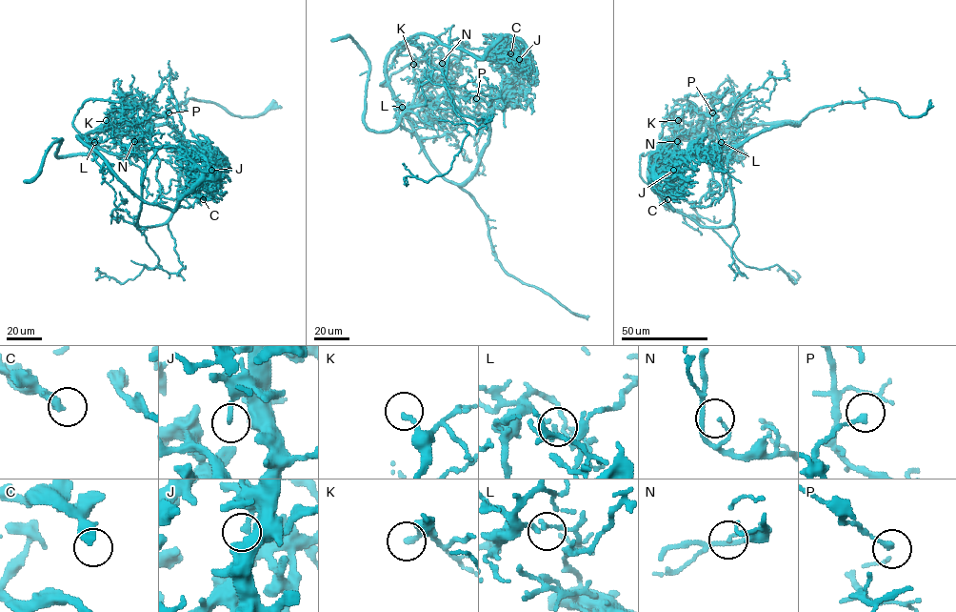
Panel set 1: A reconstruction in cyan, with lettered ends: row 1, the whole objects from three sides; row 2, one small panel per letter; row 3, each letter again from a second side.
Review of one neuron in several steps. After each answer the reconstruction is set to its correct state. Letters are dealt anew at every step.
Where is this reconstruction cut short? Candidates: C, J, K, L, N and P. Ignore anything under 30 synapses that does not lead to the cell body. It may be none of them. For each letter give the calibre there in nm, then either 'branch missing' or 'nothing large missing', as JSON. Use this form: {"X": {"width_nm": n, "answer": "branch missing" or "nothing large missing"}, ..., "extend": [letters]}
{"C": {"width_nm": 400, "answer": "nothing large missing"}, "J": {"width_nm": 190, "answer": "nothing large missing"}, "K": {"width_nm": 180, "answer": "nothing large missing"}, "L": {"width_nm": 140, "answer": "nothing large missing"}, "N": {"width_nm": 110, "answer": "nothing large missing"}, "P": {"width_nm": 170, "answer": "nothing large missing"}, "extend": []}

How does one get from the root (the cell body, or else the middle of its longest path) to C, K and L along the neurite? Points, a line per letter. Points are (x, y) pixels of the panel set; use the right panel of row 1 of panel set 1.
C: (735, 149), (722, 165), (687, 154), (674, 166), (649, 168), (650, 179), (667, 199)
K: (735, 149), (772, 128), (798, 124), (720, 128), (707, 123), (689, 131), (680, 130), (678, 120)
L: (735, 149), (746, 139), (772, 128), (798, 124), (754, 124), (732, 146), (721, 142)

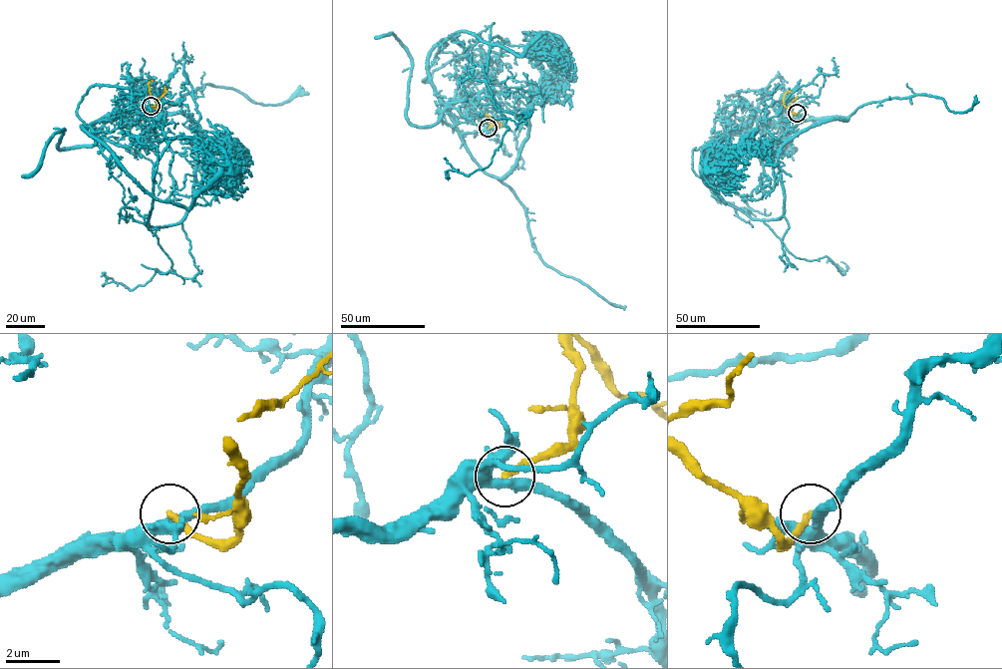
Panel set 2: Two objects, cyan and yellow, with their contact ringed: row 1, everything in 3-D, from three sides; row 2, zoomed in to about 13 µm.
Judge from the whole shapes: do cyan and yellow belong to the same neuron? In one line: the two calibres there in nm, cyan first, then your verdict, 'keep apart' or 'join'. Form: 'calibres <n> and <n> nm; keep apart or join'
calibres 360 and 260 nm; keep apart

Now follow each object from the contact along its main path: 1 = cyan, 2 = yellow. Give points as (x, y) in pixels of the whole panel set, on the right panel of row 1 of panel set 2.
1: (797, 113), (802, 121), (722, 133), (702, 155), (701, 174), (797, 257), (828, 257), (842, 274), (840, 261)
2: (797, 113), (783, 104), (784, 94), (791, 91)

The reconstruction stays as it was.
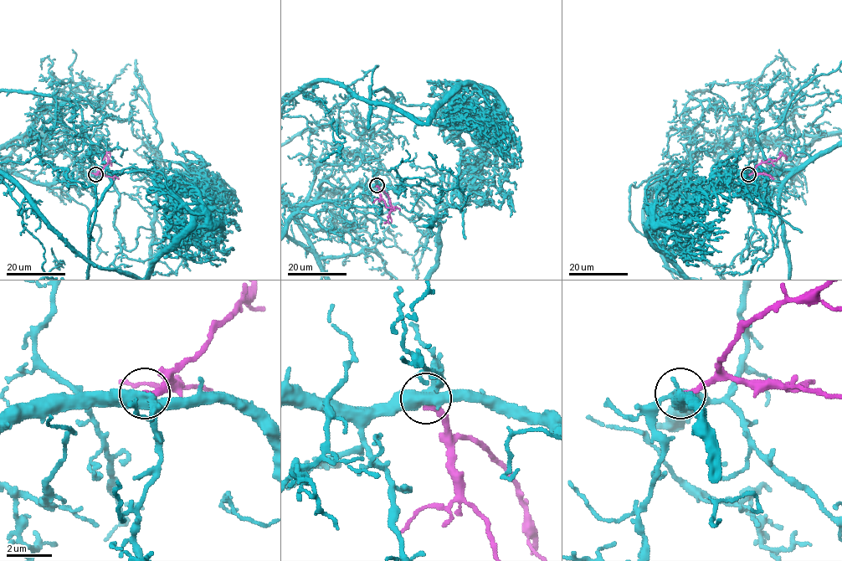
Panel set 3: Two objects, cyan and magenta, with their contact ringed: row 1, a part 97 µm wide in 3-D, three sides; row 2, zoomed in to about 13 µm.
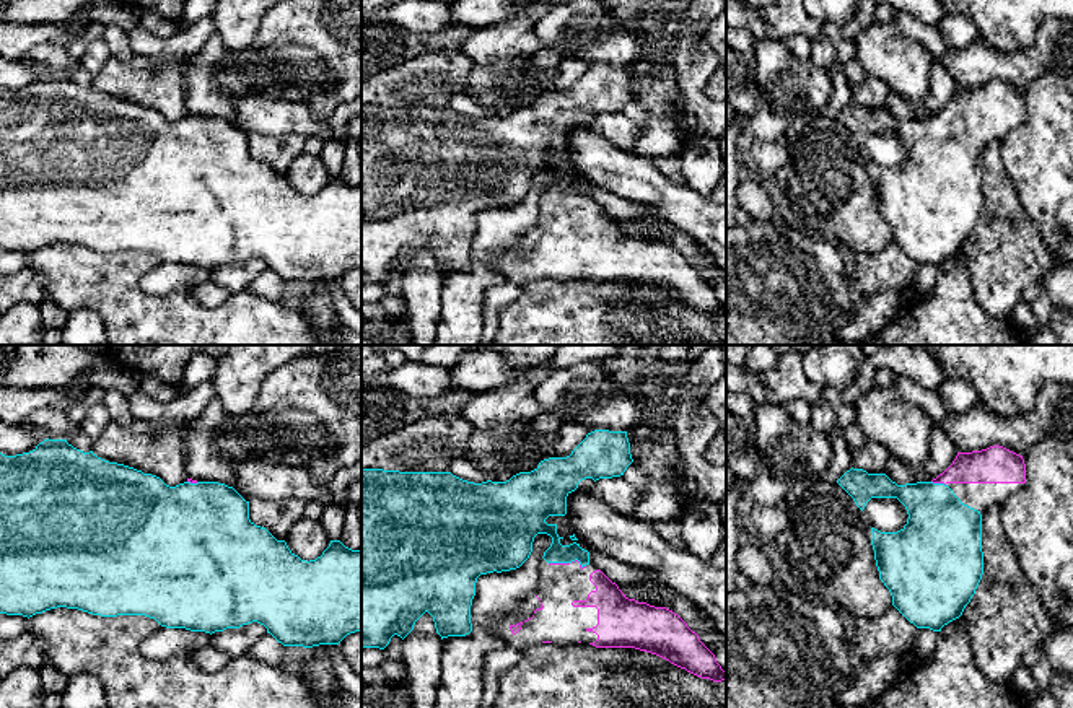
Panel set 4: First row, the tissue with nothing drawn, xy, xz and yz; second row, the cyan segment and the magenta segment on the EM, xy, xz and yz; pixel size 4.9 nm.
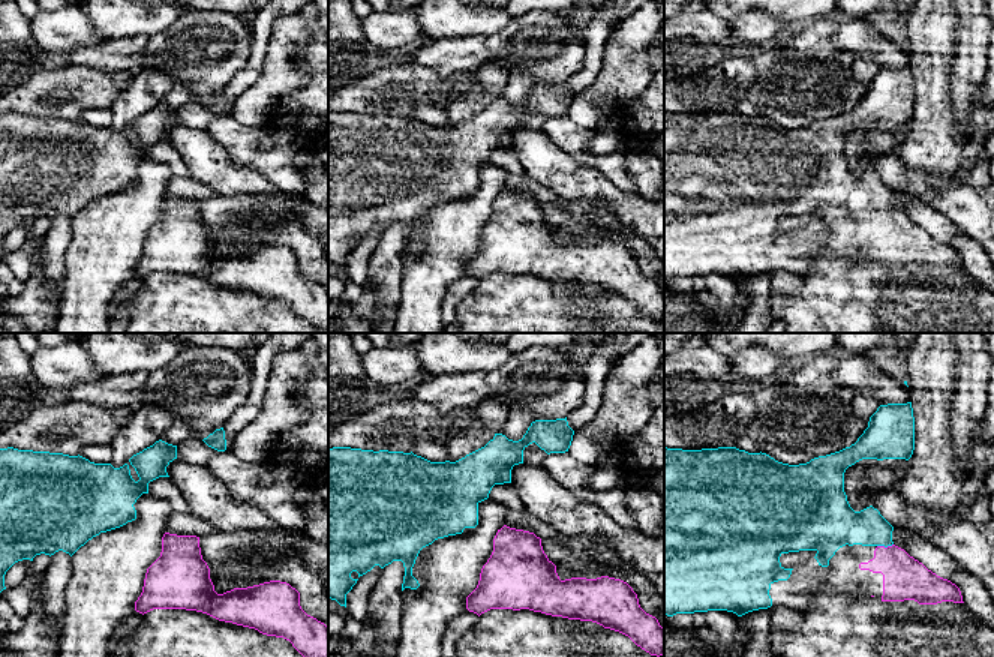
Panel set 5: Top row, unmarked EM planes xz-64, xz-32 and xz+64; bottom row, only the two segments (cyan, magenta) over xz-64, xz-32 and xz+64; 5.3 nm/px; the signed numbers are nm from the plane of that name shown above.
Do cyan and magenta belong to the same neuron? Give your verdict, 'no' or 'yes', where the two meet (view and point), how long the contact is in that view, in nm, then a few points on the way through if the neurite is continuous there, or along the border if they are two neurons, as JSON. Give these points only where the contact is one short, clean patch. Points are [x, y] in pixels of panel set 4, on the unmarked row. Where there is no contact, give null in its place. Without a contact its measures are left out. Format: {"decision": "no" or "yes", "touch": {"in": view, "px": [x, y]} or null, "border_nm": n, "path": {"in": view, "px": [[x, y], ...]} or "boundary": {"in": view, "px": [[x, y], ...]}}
{"decision": "yes", "touch": {"in": "yz", "px": [938, 119]}, "border_nm": 80, "path": {"in": "yz", "px": [[941, 170], [938, 119], [967, 103], [985, 101]]}}

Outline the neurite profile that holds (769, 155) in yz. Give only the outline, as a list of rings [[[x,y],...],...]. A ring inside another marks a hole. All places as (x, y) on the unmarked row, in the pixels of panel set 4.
[[[754,135],[751,155],[762,176],[773,176],[790,160],[785,137],[767,140]]]

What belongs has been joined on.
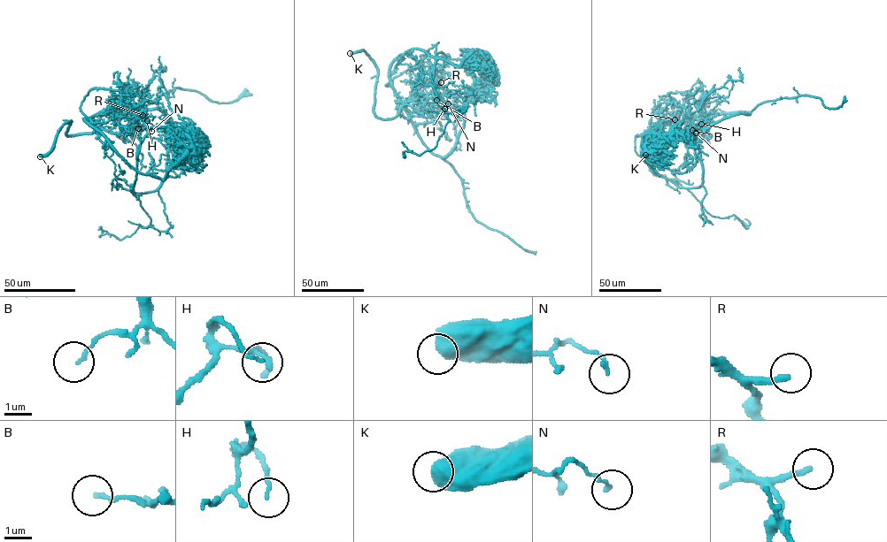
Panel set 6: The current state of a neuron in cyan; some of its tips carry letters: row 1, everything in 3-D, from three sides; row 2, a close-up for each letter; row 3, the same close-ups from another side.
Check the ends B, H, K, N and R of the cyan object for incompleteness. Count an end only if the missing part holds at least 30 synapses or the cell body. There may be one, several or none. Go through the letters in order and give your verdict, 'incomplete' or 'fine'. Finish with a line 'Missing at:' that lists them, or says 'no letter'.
B: fine
H: fine
K: incomplete
N: fine
R: incomplete
Missing at: K, R

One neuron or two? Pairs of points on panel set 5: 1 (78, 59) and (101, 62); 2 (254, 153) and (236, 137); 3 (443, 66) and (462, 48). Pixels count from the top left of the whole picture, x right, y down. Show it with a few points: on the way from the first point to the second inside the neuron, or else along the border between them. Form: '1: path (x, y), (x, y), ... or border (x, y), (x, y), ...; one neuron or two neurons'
1: path (84, 59), (95, 59); one neuron
2: path (249, 150), (240, 141); one neuron
3: path (447, 62), (458, 53); one neuron

